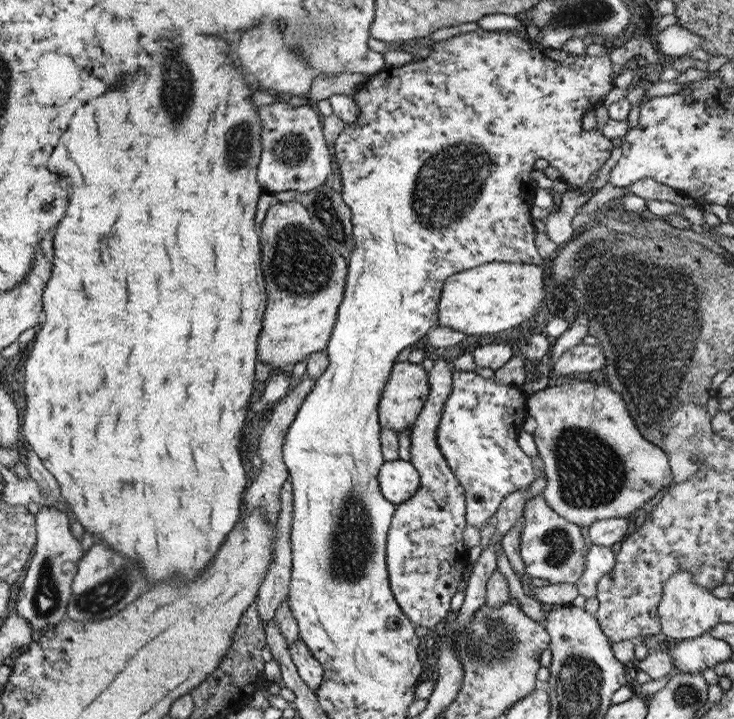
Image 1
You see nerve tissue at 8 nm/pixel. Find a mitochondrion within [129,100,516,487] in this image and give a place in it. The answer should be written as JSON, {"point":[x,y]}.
{"point":[450,182]}

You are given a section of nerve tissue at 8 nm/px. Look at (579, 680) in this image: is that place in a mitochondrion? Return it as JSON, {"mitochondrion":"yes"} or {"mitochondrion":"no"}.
{"mitochondrion":"yes"}

